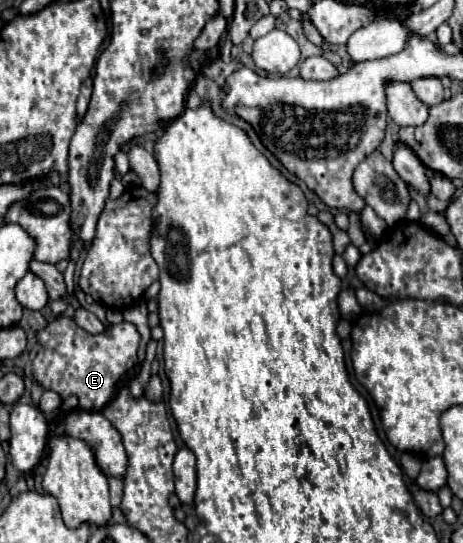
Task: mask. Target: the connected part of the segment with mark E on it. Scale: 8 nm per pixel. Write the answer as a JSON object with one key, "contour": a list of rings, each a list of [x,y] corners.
{"contour":[[[59,315],[45,329],[35,333],[41,345],[31,363],[33,379],[47,391],[55,391],[61,399],[77,395],[79,407],[87,411],[101,411],[117,393],[127,373],[137,365],[137,351],[141,335],[133,323],[119,323],[105,333],[91,335],[75,325],[71,317]]]}

